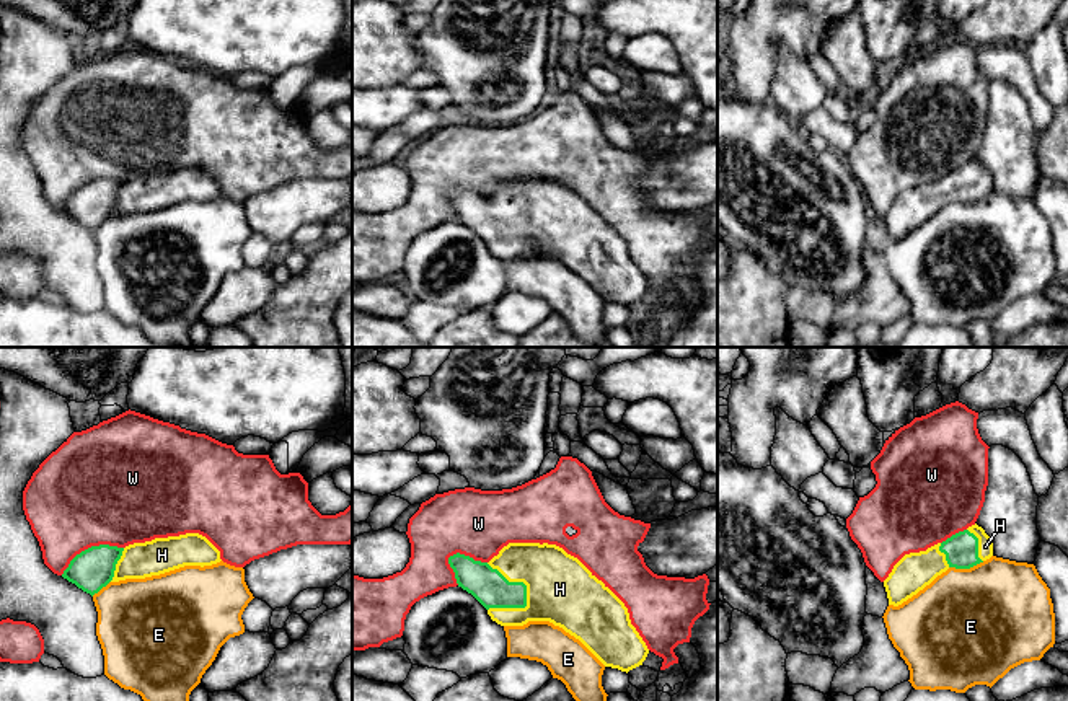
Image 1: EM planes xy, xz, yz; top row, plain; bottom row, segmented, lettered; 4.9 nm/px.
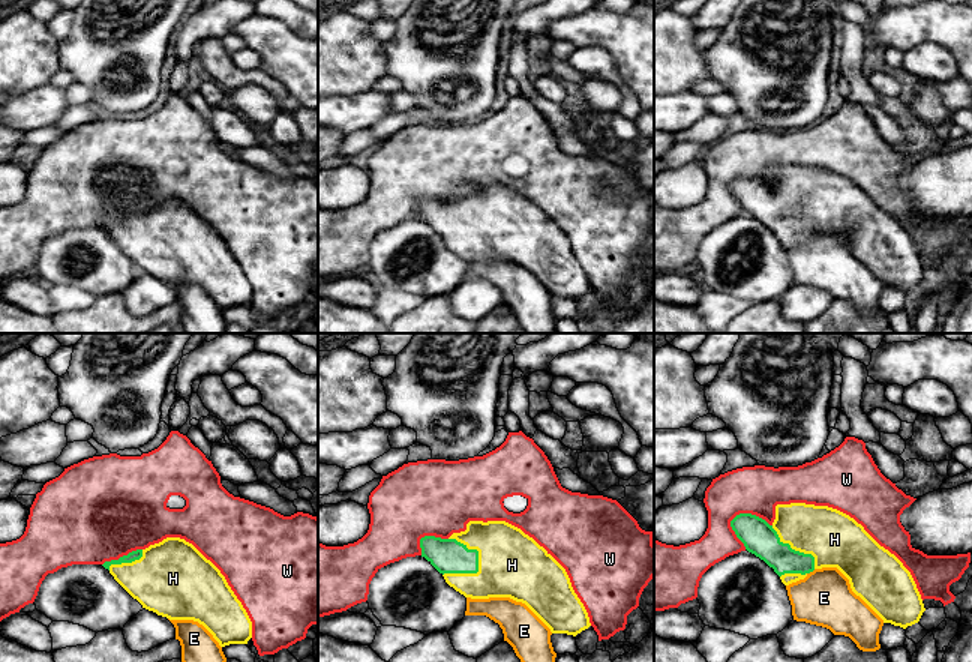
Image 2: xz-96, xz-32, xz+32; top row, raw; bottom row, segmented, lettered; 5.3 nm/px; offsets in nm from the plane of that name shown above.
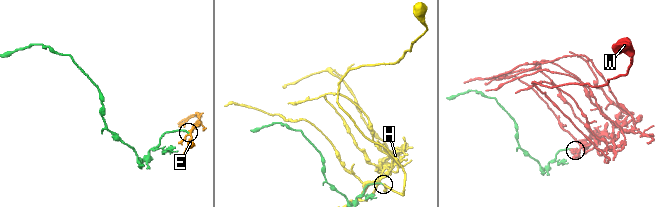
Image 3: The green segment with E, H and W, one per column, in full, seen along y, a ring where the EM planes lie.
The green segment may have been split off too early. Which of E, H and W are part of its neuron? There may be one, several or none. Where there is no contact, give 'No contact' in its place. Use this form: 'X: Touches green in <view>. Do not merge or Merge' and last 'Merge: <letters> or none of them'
E: Touches green in yz. Do not merge
H: Touches green in xz. Merge
W: Touches green in xy. Do not merge
Merge: H

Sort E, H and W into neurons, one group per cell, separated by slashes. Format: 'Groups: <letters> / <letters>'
Groups: E / H / W

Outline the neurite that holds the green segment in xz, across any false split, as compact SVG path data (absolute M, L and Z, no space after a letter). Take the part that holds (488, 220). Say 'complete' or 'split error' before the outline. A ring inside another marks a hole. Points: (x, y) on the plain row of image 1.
split error; M509 178L489 197L457 187L448 199L458 222L471 228L501 261L549 256L579 274L605 302L626 308L642 300L649 289L624 238L577 192L556 179Z

